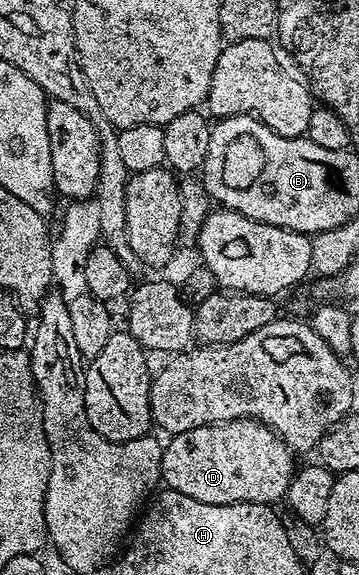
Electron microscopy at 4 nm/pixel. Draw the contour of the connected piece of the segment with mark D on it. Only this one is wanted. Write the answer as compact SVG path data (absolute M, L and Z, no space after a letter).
M225 420L221 424L201 426L188 432L176 432L168 440L171 441L166 441L163 450L162 483L166 485L170 491L180 492L189 498L197 498L197 502L205 502L206 504L265 504L275 506L278 505L278 500L280 503L280 501L286 497L287 491L289 490L289 482L295 477L297 471L297 463L295 464L296 457L293 455L291 447L289 447L269 425L262 424L260 420Z

